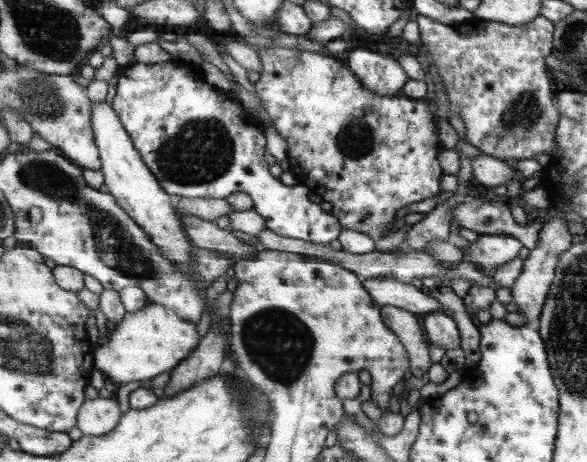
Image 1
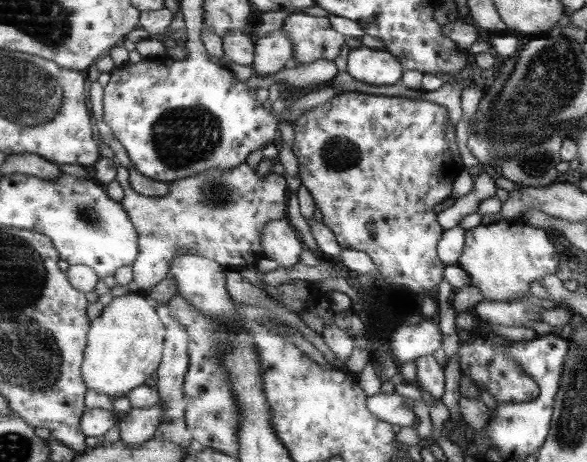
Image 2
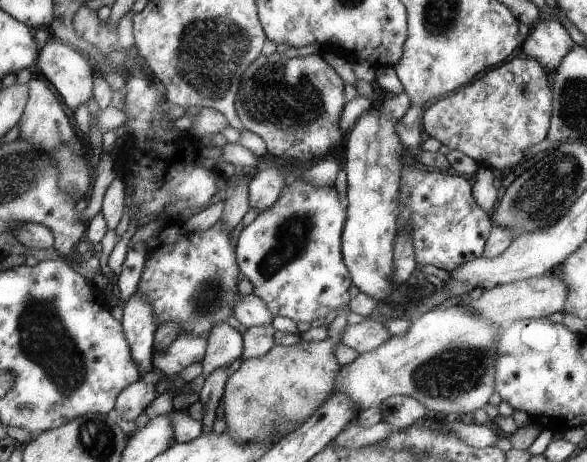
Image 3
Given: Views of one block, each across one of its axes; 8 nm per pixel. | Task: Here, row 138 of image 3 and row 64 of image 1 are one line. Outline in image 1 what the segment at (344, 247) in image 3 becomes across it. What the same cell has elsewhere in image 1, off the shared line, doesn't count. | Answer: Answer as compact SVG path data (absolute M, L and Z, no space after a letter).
M355 48L347 54L347 68L369 92L377 96L398 96L407 83L401 64L389 56Z

